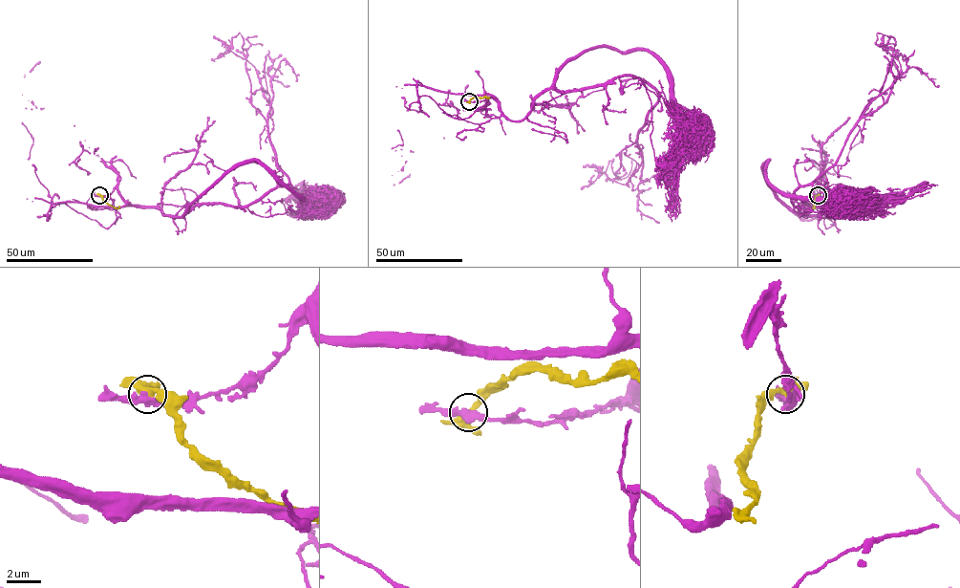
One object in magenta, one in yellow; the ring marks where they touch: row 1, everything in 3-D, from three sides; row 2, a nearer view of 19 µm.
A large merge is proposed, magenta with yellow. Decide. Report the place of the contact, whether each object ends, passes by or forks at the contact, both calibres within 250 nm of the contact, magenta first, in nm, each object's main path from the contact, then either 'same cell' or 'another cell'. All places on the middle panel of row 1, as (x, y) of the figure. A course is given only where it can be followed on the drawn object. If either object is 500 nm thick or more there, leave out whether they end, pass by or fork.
place (469, 101); magenta passes by; yellow forks; calibres 400 and 340 nm; course magenta (469, 101), (521, 120), (551, 89), (648, 83), (658, 101), (641, 164), (626, 185), (601, 171), (581, 189); course yellow (469, 101), (475, 97), (489, 97); another cell

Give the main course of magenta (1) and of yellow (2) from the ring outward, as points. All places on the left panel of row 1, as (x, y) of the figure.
1: (99, 195), (117, 188), (128, 205), (181, 216), (250, 205), (288, 183), (256, 69), (230, 46), (211, 60)
2: (99, 195), (112, 206), (119, 206)

